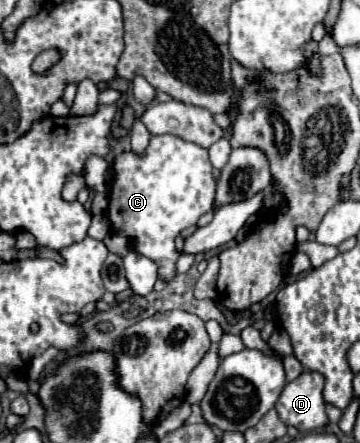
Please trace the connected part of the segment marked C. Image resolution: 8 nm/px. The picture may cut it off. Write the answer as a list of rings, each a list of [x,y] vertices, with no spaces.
[[[163,134],[151,138],[143,156],[127,152],[115,158],[113,168],[115,186],[107,210],[111,228],[133,238],[135,252],[159,264],[159,278],[173,278],[179,258],[175,236],[179,236],[183,228],[195,226],[197,220],[213,208],[215,178],[207,150],[177,136]]]

